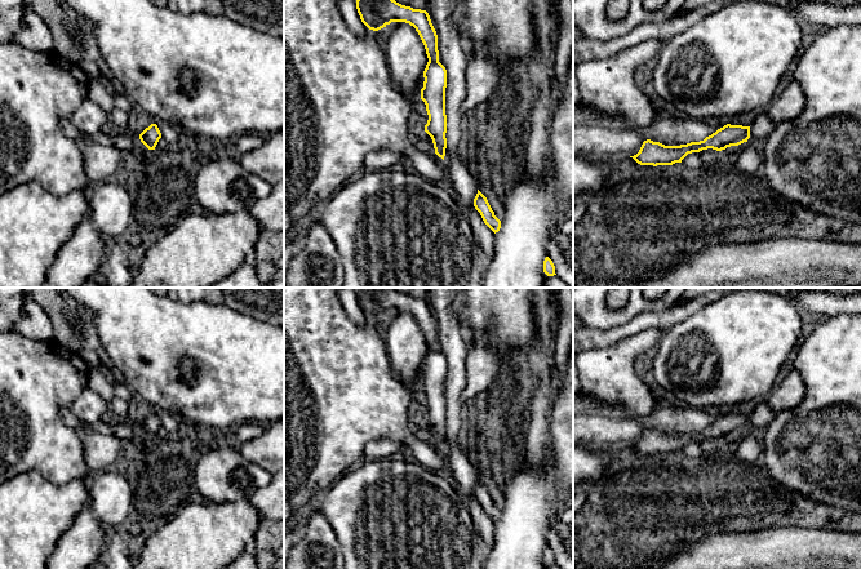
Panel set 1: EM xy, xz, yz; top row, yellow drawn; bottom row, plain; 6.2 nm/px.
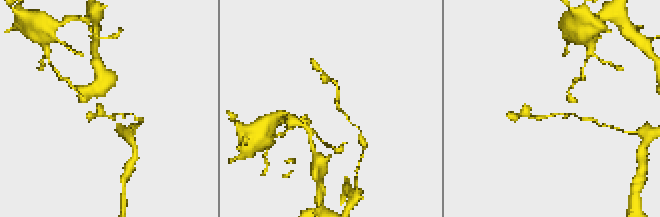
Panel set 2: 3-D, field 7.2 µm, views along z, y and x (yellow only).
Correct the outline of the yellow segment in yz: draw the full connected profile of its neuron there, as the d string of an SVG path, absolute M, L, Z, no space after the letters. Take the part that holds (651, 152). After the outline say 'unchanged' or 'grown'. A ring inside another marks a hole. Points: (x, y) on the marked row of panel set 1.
M727 124L711 135L700 142L691 142L680 146L665 146L660 142L647 139L643 142L639 152L633 157L640 165L673 165L692 152L713 148L725 150L731 146L738 146L750 138L750 126Z | unchanged

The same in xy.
M151 124L148 128L146 128L141 134L139 139L141 142L148 148L155 150L159 139L161 138L161 133L156 124Z | unchanged

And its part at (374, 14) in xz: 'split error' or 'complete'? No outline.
complete

